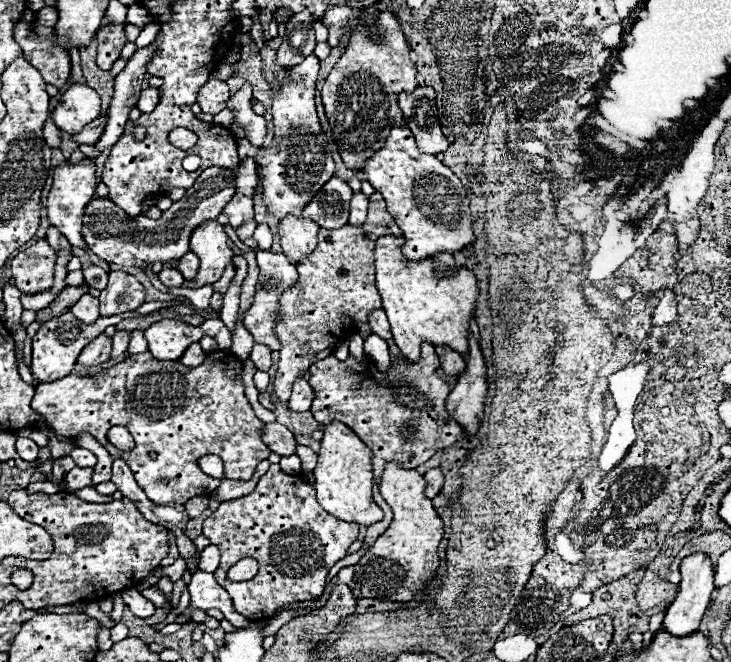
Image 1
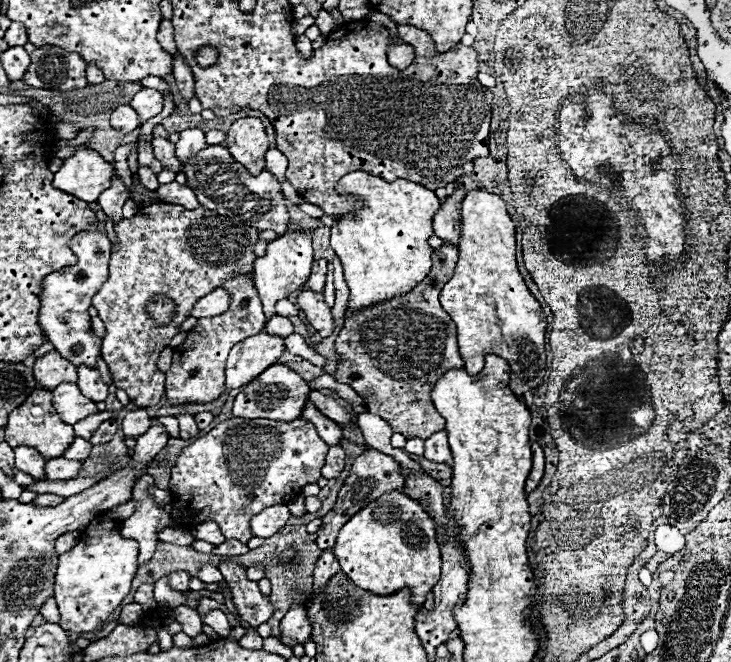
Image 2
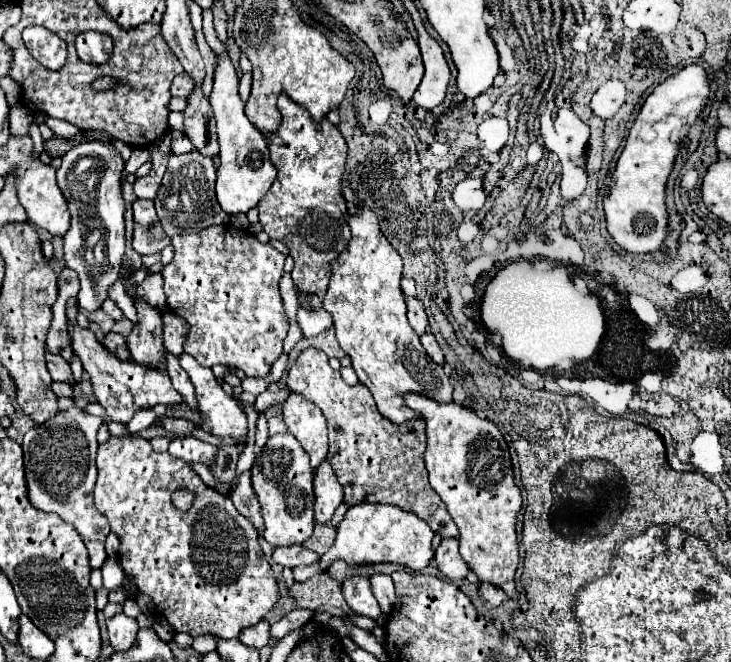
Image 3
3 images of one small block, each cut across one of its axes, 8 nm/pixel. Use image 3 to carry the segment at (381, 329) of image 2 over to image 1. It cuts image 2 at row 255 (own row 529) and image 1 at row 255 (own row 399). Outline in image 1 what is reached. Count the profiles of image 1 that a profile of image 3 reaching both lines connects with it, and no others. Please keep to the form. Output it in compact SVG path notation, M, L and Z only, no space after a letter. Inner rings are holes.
M374 192L370 196L368 218L362 226L320 230L314 252L296 264L300 278L280 296L280 318L274 326L274 334L282 344L278 350L280 362L274 378L274 398L280 404L288 404L294 380L306 374L314 360L330 356L340 342L348 340L350 332L356 332L358 322L368 322L368 314L382 306L374 286L372 254L376 238L382 234L402 236L402 230L388 214L382 196Z

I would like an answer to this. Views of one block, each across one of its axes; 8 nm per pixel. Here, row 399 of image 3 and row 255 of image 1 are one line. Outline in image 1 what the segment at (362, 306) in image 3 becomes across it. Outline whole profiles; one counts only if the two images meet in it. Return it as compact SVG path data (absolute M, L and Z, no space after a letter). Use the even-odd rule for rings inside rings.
M384 234L376 240L374 258L376 258L376 288L382 296L382 308L388 316L394 342L398 344L402 356L406 356L410 360L418 360L420 344L424 340L434 346L448 344L450 348L458 348L458 352L466 354L468 326L470 326L470 318L474 314L476 296L478 296L478 286L476 286L476 278L474 278L472 270L458 266L454 262L452 254L448 254L448 252L438 252L420 262L408 260L400 252L400 238L392 236L392 234Z

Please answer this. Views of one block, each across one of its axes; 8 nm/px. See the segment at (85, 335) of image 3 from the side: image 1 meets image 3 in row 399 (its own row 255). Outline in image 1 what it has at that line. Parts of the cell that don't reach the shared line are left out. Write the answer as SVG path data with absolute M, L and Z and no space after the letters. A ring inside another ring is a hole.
M206 168L206 172L200 174L196 180L194 188L186 190L186 196L178 202L174 202L168 212L164 212L158 220L150 220L146 216L136 216L130 218L122 208L118 208L112 200L108 198L96 198L88 202L88 208L84 210L84 226L82 226L82 236L90 250L118 266L136 266L136 268L148 268L156 262L170 262L176 258L182 258L190 248L188 240L194 228L202 224L204 220L214 220L222 208L232 200L234 196L234 182L236 172L224 172L222 168ZM232 176L232 178L228 178Z

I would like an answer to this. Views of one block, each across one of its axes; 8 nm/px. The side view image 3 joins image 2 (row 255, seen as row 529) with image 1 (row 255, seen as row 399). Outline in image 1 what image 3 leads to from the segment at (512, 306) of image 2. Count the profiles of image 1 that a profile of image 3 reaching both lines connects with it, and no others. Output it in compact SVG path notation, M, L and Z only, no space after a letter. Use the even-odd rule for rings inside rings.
M408 126L392 128L384 146L374 152L360 172L366 174L366 182L384 196L388 212L402 230L402 254L406 258L424 260L434 252L454 254L476 240L462 182L434 154L422 154L418 150Z

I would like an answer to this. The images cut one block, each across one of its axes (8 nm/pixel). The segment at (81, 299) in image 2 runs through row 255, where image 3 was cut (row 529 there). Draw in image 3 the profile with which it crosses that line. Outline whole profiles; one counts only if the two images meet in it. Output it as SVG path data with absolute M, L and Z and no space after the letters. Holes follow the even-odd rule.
M72 406L70 410L58 410L54 418L44 424L34 426L26 432L22 450L24 450L24 468L28 480L30 502L44 512L58 514L64 522L72 524L82 536L88 554L90 566L100 568L106 562L106 536L110 532L108 520L96 510L92 500L92 488L96 482L96 432L102 424L102 418L82 412L82 408Z

